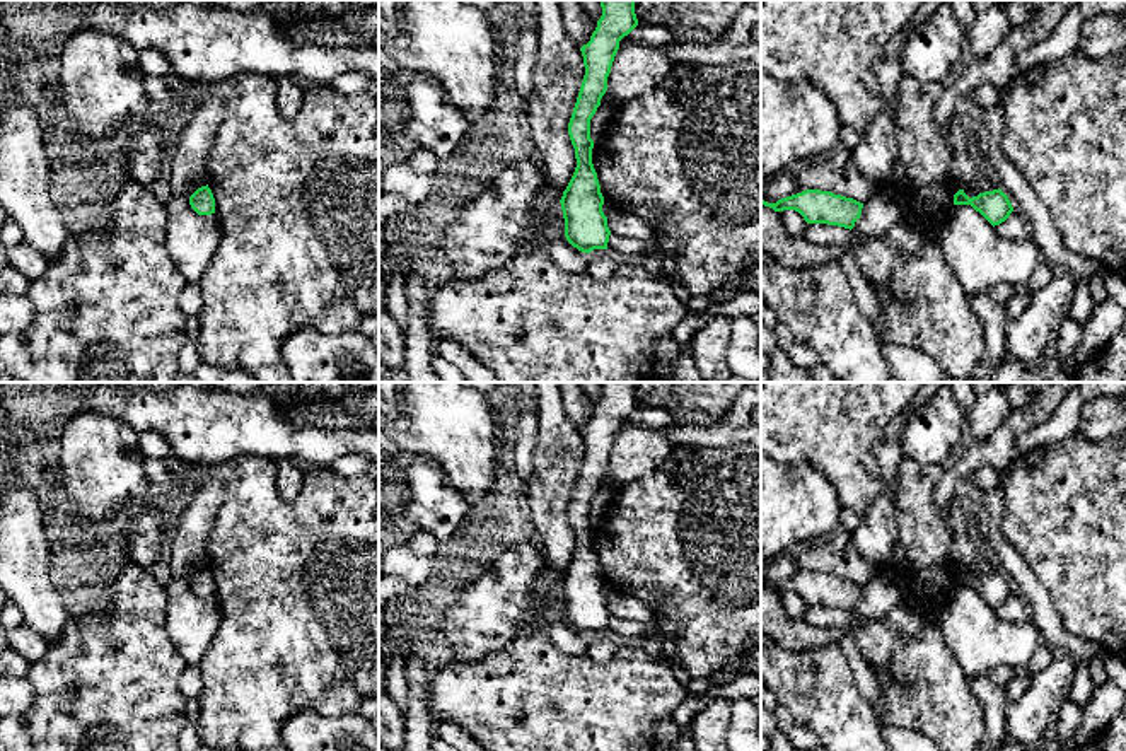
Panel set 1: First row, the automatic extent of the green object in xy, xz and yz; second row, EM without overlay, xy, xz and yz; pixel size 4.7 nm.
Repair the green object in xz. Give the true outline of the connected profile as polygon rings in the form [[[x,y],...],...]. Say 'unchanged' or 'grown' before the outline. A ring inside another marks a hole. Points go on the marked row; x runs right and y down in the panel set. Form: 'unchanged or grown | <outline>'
unchanged | [[[601,0],[602,15],[590,41],[580,48],[585,75],[568,123],[577,167],[560,200],[566,241],[582,253],[607,249],[611,230],[602,212],[604,196],[592,164],[590,119],[607,90],[607,77],[619,41],[636,26],[635,0]]]

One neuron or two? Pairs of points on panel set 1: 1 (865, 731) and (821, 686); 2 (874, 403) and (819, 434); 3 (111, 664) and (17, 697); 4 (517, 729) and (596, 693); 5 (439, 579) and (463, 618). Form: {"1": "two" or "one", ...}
{"1": "one", "2": "one", "3": "two", "4": "one", "5": "two"}

